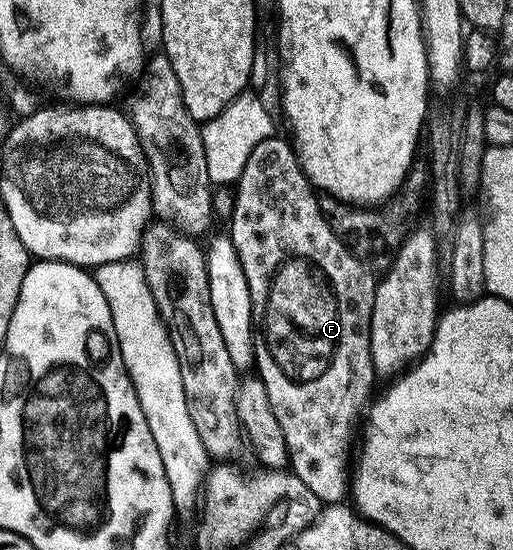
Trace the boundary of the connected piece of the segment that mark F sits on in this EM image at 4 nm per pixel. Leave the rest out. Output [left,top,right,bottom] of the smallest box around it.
[230,137,378,504]

